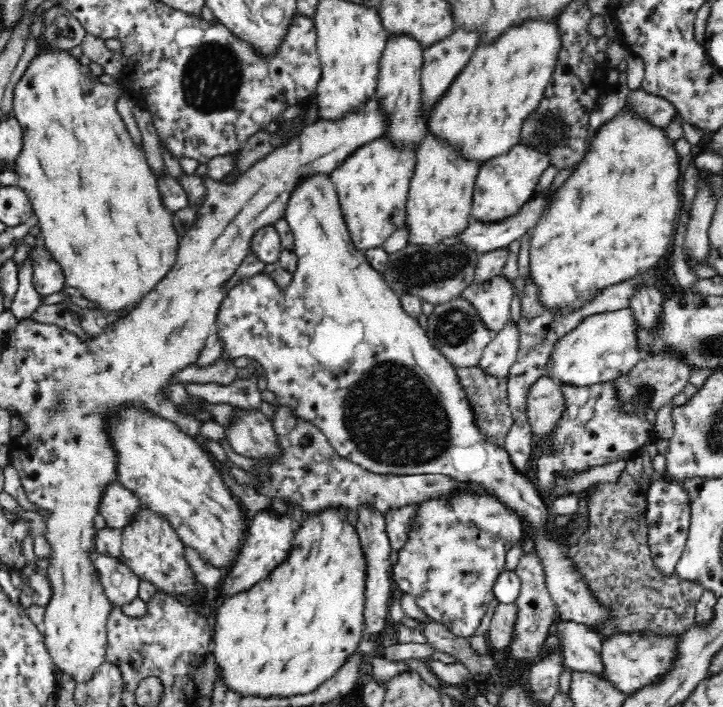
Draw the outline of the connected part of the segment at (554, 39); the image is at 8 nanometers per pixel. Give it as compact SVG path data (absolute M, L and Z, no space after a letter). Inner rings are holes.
M565 7L553 19L524 19L522 24L510 26L490 44L478 46L476 54L430 114L428 130L448 139L461 148L462 155L482 164L518 144L521 124L539 105L563 50L558 20L564 10Z

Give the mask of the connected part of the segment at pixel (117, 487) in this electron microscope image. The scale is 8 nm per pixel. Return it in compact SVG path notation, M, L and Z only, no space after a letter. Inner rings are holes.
M112 481L108 483L101 492L97 506L97 514L106 521L106 527L122 529L131 516L142 507L139 498L124 485Z

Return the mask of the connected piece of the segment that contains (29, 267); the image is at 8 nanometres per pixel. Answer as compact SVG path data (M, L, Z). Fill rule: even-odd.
M28 256L19 268L19 288L11 302L11 311L18 321L30 318L41 305L39 293L33 284L35 267L36 260Z

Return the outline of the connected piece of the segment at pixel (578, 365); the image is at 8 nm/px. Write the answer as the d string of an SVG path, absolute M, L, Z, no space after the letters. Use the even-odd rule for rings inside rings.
M630 308L586 318L552 345L545 364L545 376L561 386L573 388L612 383L641 361L641 352L635 343L636 326L638 324Z

